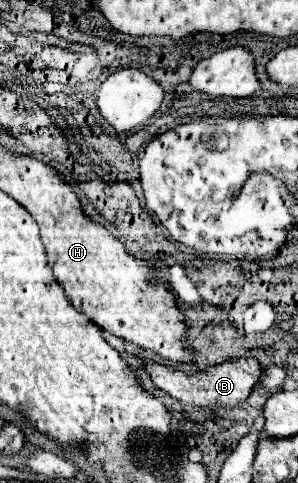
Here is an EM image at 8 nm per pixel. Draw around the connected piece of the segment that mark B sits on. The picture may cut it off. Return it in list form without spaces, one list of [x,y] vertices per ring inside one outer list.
[[[255,358],[231,360],[231,362],[225,362],[221,366],[201,370],[199,374],[193,374],[193,376],[189,376],[185,372],[179,372],[179,370],[173,370],[173,368],[167,368],[167,366],[161,366],[161,364],[155,364],[155,362],[145,362],[145,368],[151,374],[153,384],[159,390],[171,394],[181,404],[195,406],[195,408],[209,408],[209,410],[235,408],[235,406],[245,404],[245,400],[251,396],[253,388],[257,386],[257,382],[263,374],[261,364]]]

